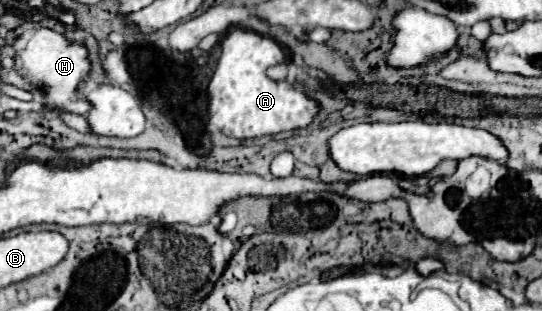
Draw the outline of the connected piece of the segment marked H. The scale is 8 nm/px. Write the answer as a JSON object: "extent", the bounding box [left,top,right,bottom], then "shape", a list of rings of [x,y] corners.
{"extent":[16,27,90,115],"shape":[[[40,27],[34,33],[34,37],[28,41],[28,47],[18,53],[16,61],[18,61],[18,67],[28,73],[28,77],[32,77],[38,83],[48,87],[48,95],[44,97],[44,103],[64,107],[66,111],[78,113],[78,115],[84,115],[90,109],[90,105],[84,99],[74,97],[76,95],[76,85],[88,75],[88,67],[90,67],[88,51],[82,45],[78,45],[74,41],[68,41],[58,31]]]}

